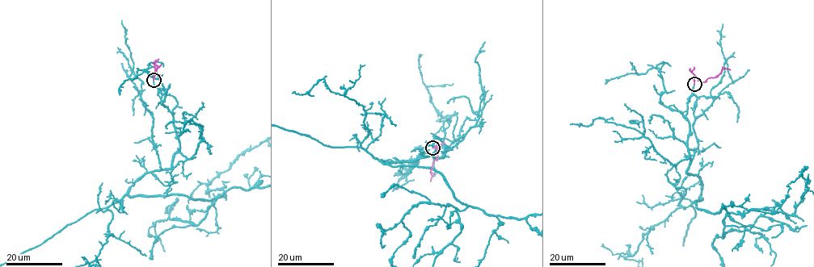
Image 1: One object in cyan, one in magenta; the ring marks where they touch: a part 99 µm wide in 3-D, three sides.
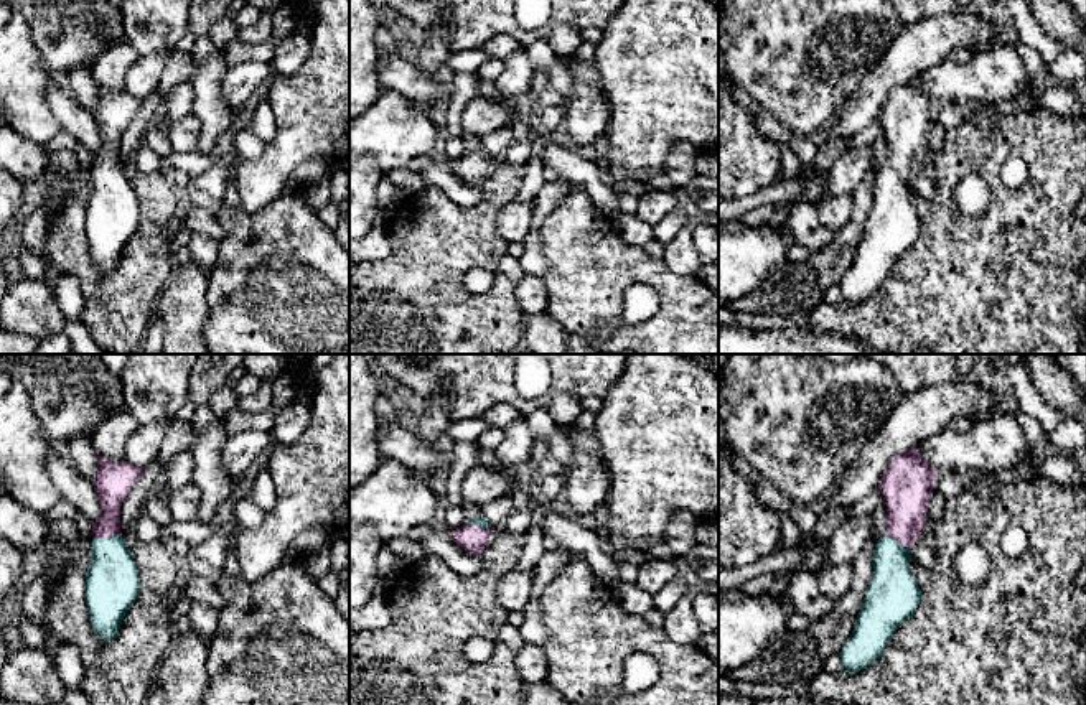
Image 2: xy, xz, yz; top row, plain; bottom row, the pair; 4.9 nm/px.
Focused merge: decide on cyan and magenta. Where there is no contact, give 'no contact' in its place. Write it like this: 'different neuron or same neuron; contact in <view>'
same neuron; contact in xy

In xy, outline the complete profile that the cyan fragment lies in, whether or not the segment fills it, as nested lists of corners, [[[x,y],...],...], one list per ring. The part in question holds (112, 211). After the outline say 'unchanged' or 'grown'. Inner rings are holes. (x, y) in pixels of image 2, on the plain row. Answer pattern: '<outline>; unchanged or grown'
[[[99,84],[94,117],[101,147],[92,153],[91,193],[86,201],[86,236],[94,264],[110,272],[137,231],[140,208],[120,161],[120,138],[143,99],[110,92]]]; grown

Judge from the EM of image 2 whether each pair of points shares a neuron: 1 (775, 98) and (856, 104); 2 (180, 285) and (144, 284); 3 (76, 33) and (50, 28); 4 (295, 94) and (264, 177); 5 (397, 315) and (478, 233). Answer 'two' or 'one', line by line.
1: two
2: two
3: one
4: one
5: one

